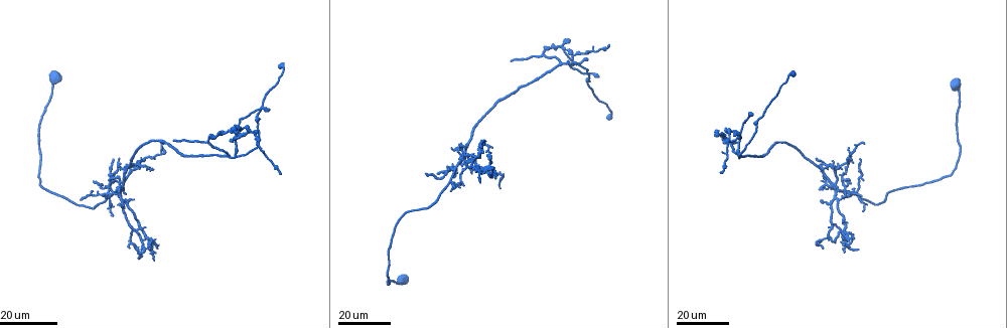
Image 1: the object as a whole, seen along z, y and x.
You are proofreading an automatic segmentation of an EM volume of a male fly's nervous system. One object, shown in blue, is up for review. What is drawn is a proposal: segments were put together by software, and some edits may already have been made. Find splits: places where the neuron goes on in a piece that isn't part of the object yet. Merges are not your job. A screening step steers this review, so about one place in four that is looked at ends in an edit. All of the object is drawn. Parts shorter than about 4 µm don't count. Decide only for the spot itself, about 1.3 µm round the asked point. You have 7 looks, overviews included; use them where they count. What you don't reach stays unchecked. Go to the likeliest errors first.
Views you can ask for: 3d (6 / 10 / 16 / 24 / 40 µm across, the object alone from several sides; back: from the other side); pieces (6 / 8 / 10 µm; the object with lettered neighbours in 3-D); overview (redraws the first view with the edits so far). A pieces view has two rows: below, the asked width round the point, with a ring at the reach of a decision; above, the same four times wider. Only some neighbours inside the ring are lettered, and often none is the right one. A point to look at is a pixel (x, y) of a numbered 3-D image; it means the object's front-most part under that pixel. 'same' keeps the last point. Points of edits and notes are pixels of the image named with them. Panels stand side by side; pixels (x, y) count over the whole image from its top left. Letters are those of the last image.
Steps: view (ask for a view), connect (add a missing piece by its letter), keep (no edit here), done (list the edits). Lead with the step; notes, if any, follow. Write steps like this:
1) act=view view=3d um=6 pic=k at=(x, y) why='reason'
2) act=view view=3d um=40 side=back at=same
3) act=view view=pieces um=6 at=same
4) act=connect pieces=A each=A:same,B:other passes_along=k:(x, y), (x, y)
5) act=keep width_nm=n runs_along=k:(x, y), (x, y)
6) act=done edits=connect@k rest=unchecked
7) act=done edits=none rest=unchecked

act=view view=3d um=24 pic=1 at=(849, 194)

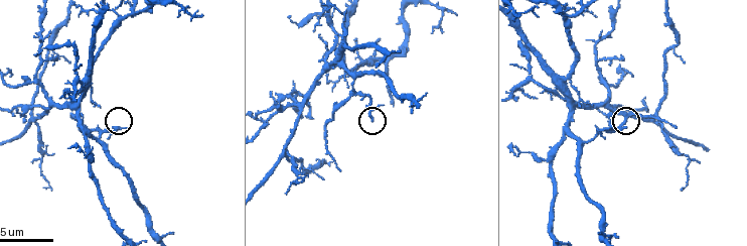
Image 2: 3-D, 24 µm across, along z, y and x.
act=view view=pieces um=6 pic=2 at=(372, 120) why='see the neighbours'

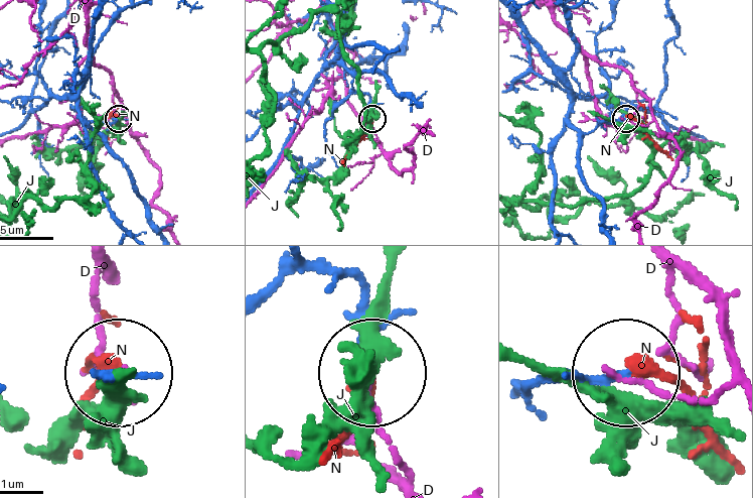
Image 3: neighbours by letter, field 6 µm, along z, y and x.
act=connect pieces=N each=D:other,J:other,N:same passes_along=3:(599, 123), (634, 118), (671, 159) found='it goes on there'

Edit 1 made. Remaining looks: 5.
act=view view=3d um=24 pic=1 at=(510, 60) why='an open end'

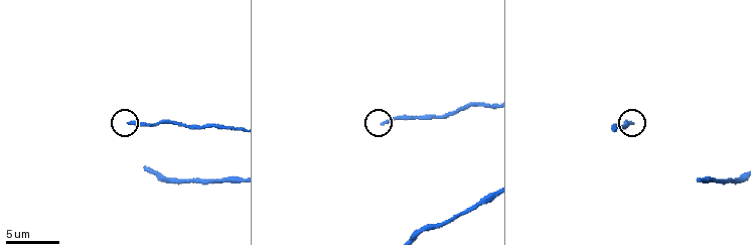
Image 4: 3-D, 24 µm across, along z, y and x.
act=view view=pieces um=6 pic=4 at=(131, 125) why='what lies round it'

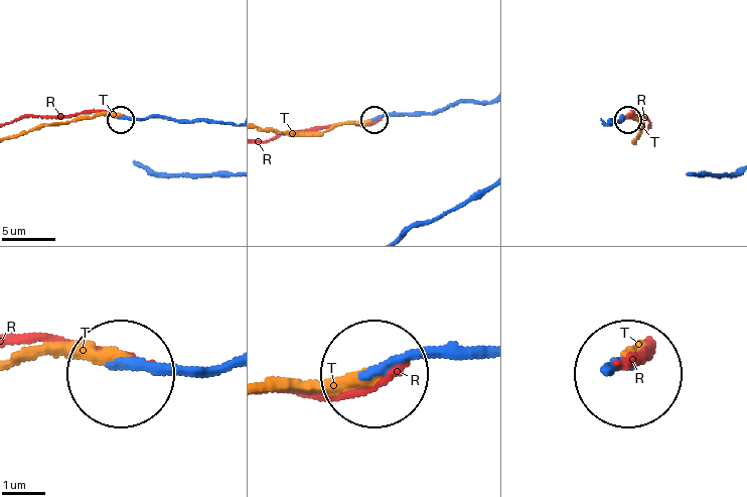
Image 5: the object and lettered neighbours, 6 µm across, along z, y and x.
act=connect pieces=T width_nm=210 each=R:other,T:same passes_along=5:(149, 118), (96, 115), (65, 123), (44, 123), (11, 136) found='it goes on there'

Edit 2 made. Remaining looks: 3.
act=view view=overview

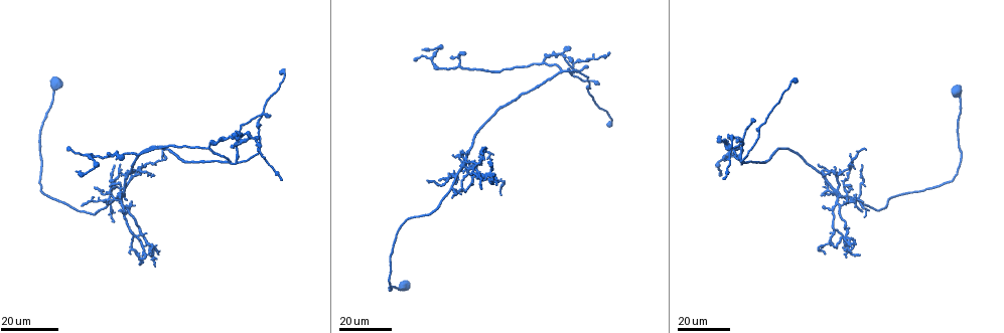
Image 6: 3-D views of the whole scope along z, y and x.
act=view view=3d um=24 pic=6 at=(465, 190) why='branch stops here'

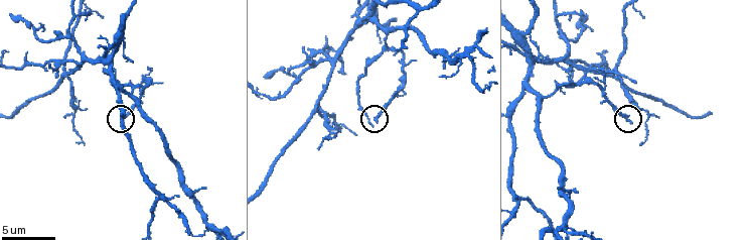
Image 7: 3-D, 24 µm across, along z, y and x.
act=view view=pieces um=8 pic=7 at=(375, 119)

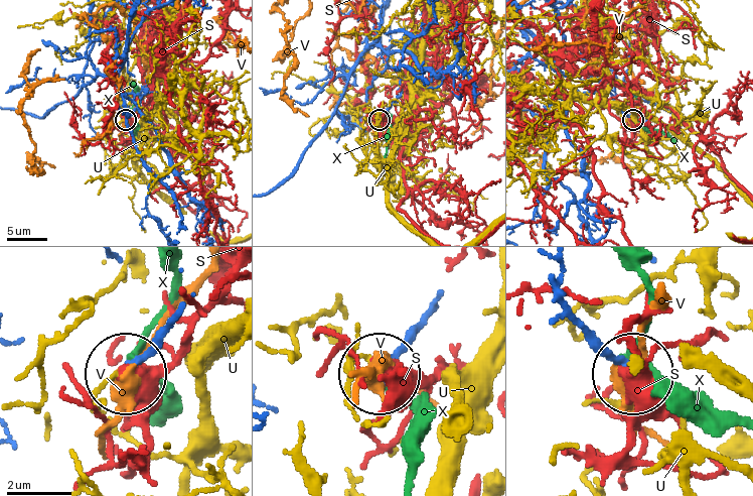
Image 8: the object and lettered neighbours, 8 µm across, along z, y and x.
act=keep width_nm=170 each=S:other,U:other,V:other,X:other found='none of them fits'

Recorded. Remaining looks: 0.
act=done edits=connect@3,connect@5 rest=unchecked

